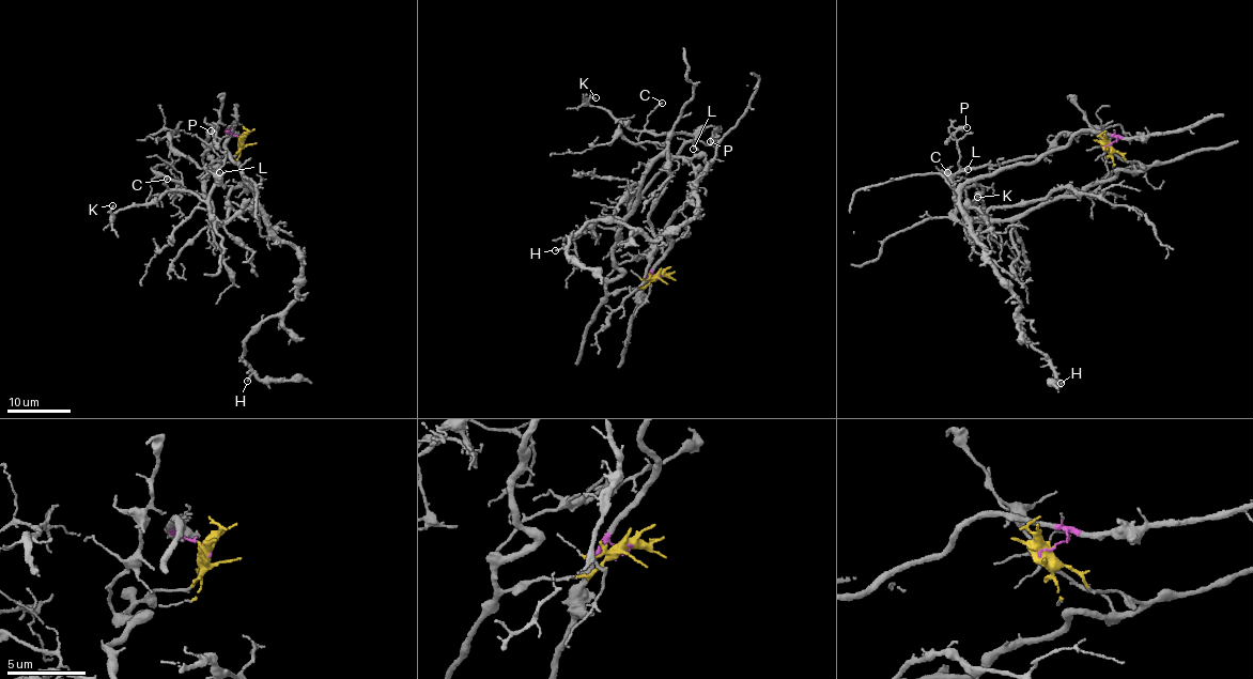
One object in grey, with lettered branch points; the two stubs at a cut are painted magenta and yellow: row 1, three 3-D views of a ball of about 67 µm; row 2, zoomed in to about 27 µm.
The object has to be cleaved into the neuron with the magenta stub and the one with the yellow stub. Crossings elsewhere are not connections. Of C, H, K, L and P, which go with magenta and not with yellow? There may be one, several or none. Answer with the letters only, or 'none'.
H

